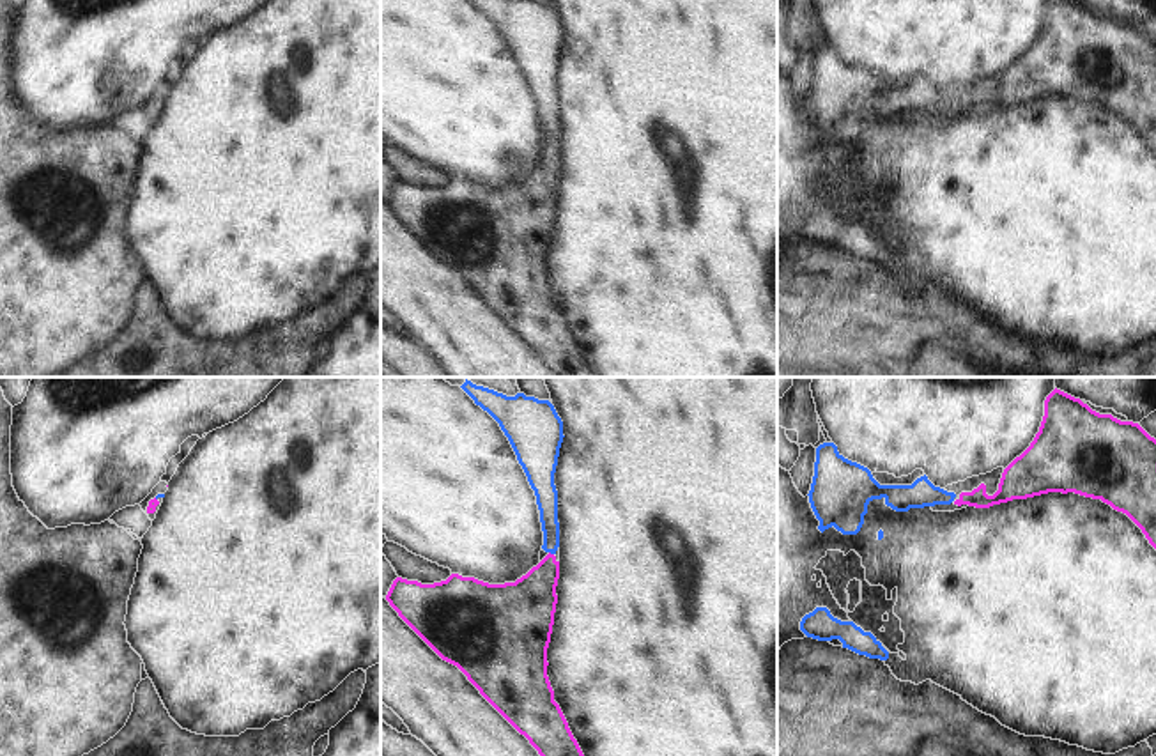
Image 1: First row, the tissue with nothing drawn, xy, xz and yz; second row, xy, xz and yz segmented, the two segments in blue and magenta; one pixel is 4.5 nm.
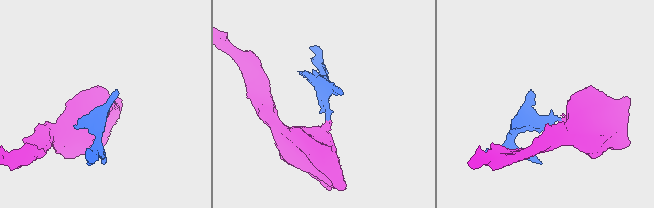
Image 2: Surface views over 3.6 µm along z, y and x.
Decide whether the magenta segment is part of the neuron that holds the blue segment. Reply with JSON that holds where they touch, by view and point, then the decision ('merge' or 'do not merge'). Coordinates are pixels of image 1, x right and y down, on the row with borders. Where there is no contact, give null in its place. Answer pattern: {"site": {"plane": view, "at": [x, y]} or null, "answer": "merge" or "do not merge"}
{"site": {"plane": "xz", "at": [551, 553]}, "answer": "merge"}

